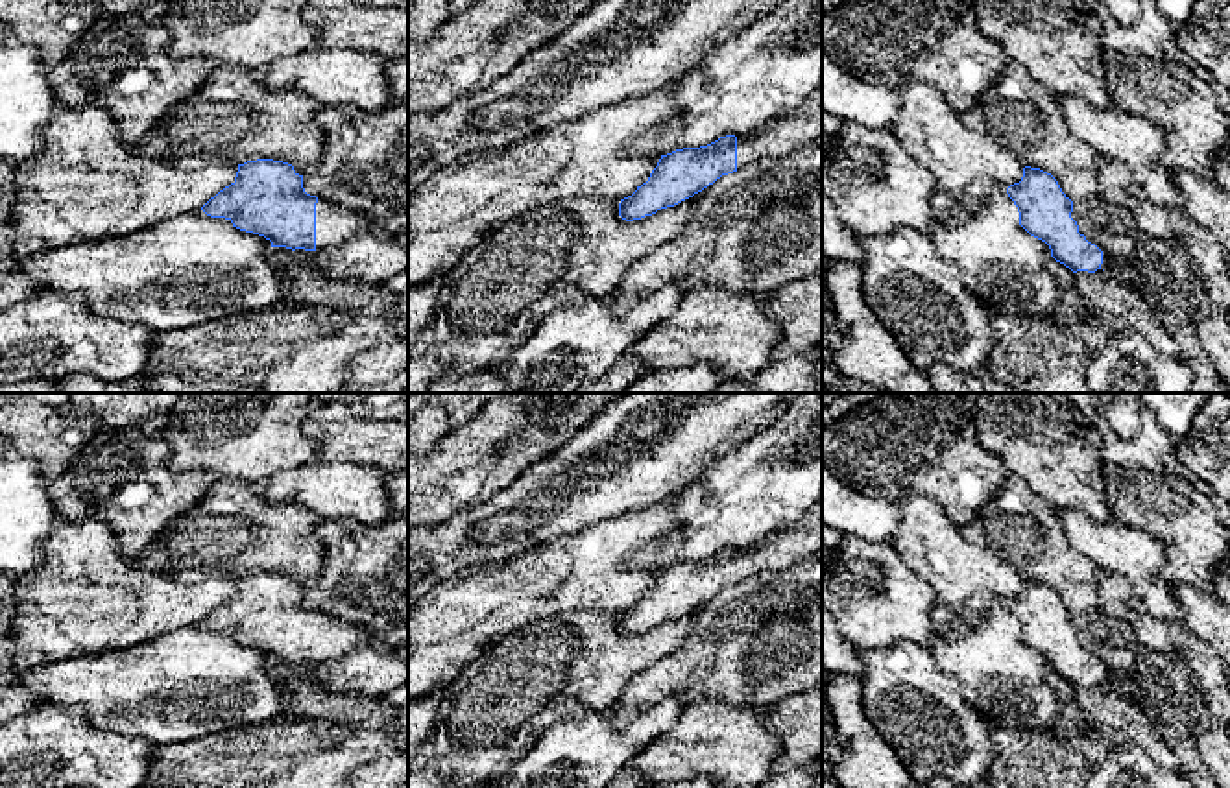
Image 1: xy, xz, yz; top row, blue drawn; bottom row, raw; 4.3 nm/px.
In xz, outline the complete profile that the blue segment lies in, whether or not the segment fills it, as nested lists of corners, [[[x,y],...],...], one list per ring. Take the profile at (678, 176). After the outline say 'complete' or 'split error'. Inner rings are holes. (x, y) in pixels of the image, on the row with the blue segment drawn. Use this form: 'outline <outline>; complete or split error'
outline [[[822,83],[792,111],[779,113],[744,135],[661,155],[646,183],[621,199],[619,216],[626,221],[674,207],[733,173],[766,157],[785,157],[814,144],[822,137]]]; split error

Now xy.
outline [[[257,159],[238,164],[235,181],[211,197],[201,210],[211,218],[225,218],[233,227],[264,236],[271,247],[318,251],[340,245],[369,231],[368,221],[327,199],[318,199],[303,188],[307,168],[283,161]]]; split error

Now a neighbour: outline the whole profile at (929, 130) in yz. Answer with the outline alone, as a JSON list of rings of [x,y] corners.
[[[910,81],[898,96],[899,109],[888,129],[929,168],[936,188],[955,192],[981,177],[1005,188],[1021,181],[1025,166],[992,137],[968,127],[936,87]]]

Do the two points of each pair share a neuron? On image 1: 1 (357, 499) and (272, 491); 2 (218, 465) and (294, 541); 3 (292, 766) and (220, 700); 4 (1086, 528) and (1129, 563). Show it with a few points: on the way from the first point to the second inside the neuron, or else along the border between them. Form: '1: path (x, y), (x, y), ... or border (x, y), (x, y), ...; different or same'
1: path (337, 491), (292, 491); same
2: border (215, 478), (239, 478), (259, 486); different
3: border (277, 715), (268, 720), (204, 735); different
4: path (1097, 539), (1118, 552); same

